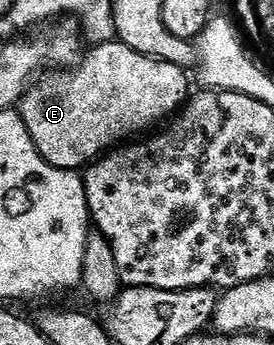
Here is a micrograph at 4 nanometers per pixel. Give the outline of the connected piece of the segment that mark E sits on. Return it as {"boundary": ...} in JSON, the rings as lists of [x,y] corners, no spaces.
{"boundary":[[[114,39],[106,45],[92,46],[76,65],[68,69],[38,76],[32,88],[21,97],[19,112],[39,155],[48,165],[81,171],[118,143],[152,130],[156,121],[172,118],[191,93],[189,77],[185,73],[188,72],[180,65],[148,57]]]}

